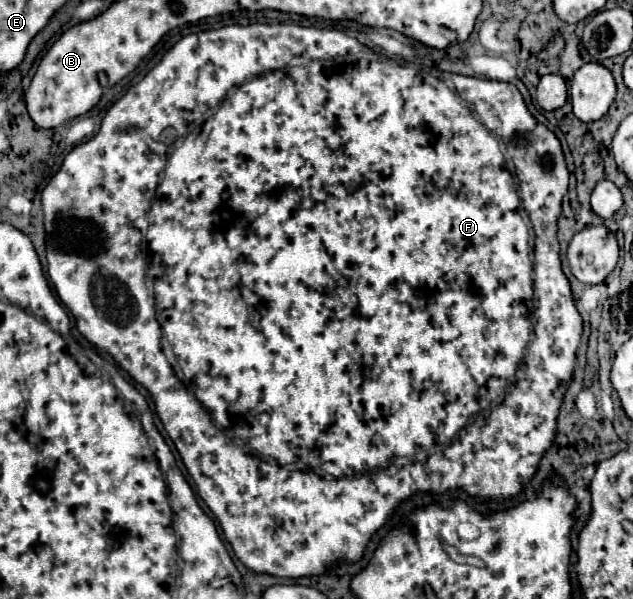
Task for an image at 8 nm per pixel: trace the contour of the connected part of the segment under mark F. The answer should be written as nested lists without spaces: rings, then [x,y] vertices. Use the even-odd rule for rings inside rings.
[[[233,24],[183,36],[139,84],[129,88],[129,92],[113,104],[113,110],[119,110],[121,114],[123,110],[129,110],[129,124],[113,124],[109,130],[103,126],[91,140],[75,146],[41,194],[47,232],[47,272],[61,302],[73,312],[77,330],[91,344],[107,350],[135,382],[151,392],[155,410],[197,484],[198,496],[215,514],[235,556],[249,570],[279,578],[305,578],[325,574],[339,562],[357,562],[371,536],[417,492],[445,494],[447,490],[463,490],[477,502],[507,502],[525,490],[535,476],[543,454],[555,440],[557,416],[573,376],[583,320],[575,308],[569,280],[561,270],[559,240],[555,238],[561,200],[568,192],[570,177],[563,148],[559,138],[531,116],[515,84],[455,73],[441,76],[435,67],[417,67],[409,62],[397,64],[396,60],[373,52],[336,28]],[[299,56],[309,62],[299,64]],[[199,118],[203,124],[197,134],[191,132],[191,154],[183,154],[183,146],[177,146],[173,154],[165,158],[167,146],[159,140],[163,130],[173,128],[177,136],[187,136],[189,126]],[[485,124],[493,124],[491,130],[487,130]],[[499,142],[505,144],[505,152],[511,156],[520,185],[519,196]],[[149,208],[149,230],[147,236],[143,236],[133,222],[139,216],[148,217]],[[527,227],[532,237],[529,237]],[[147,274],[153,282],[153,296],[147,294]],[[161,334],[167,336],[185,382],[195,396],[183,386],[165,360],[165,354],[161,352]],[[485,410],[489,410],[487,415],[478,415],[475,422],[469,423],[473,416]],[[221,428],[233,432],[233,436],[241,438],[251,450],[277,460],[281,466],[307,466],[303,470],[325,472],[333,476],[333,480],[319,478],[313,472],[289,472],[277,464],[267,464],[245,454],[241,448],[229,444],[229,438]],[[433,446],[447,448],[439,454],[431,454],[425,464],[407,464],[405,470],[377,470],[395,456],[415,458],[417,452],[431,450]]]

